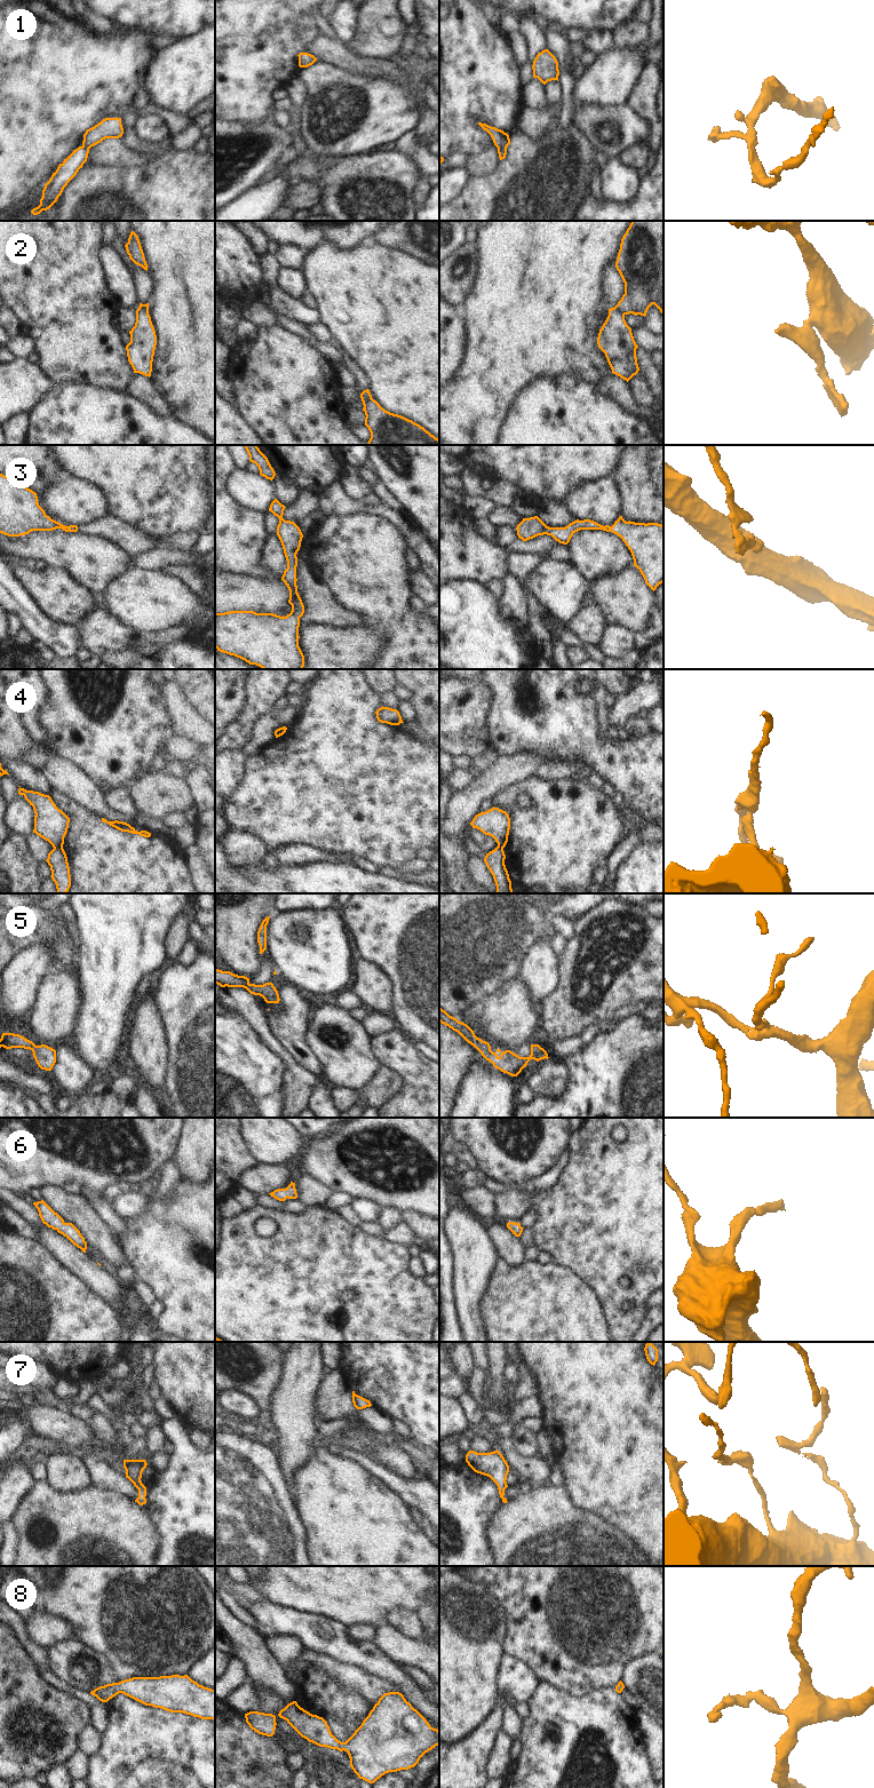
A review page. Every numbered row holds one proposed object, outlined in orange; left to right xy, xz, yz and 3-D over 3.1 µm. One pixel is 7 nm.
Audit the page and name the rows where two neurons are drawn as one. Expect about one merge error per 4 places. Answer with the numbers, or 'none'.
1, 2, 4

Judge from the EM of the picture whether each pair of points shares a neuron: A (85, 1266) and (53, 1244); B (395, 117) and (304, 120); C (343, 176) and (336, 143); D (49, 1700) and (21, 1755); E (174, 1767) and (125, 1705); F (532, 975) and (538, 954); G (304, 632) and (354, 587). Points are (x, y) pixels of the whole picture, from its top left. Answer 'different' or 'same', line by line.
A: same
B: same
C: different
D: same
E: same
F: same
G: different

